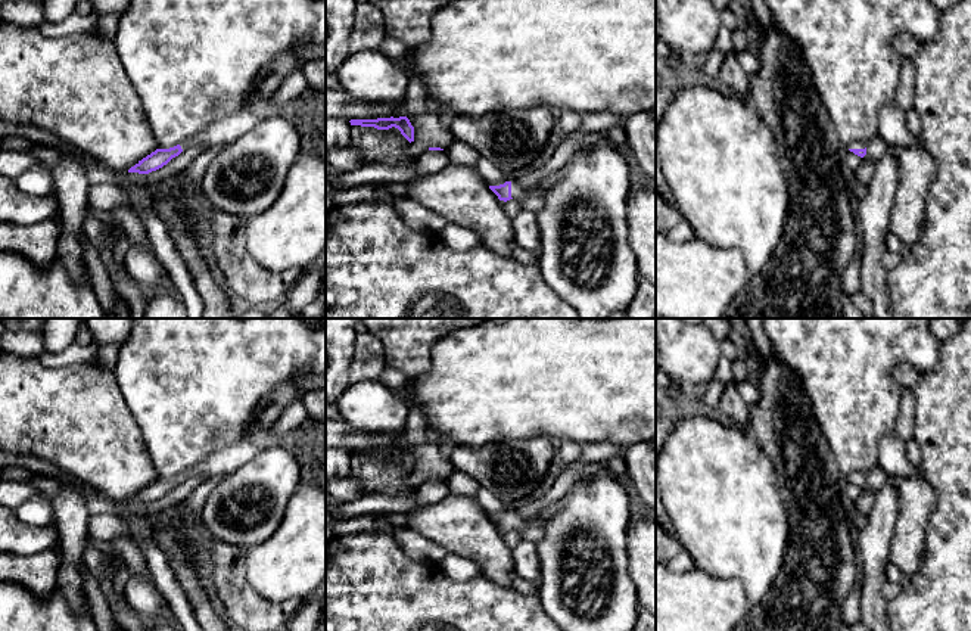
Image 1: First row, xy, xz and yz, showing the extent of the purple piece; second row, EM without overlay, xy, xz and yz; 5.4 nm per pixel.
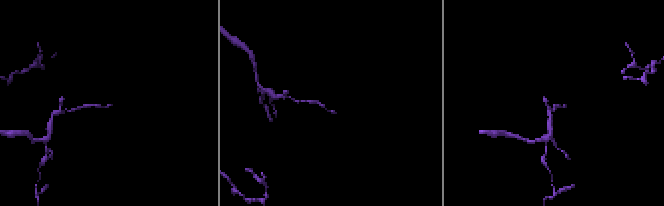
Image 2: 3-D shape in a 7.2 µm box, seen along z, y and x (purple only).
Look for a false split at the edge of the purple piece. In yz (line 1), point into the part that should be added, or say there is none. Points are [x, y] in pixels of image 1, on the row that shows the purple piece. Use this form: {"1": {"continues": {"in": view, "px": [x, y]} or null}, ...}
{"1": {"continues": {"in": "yz", "px": [856, 145]}}}

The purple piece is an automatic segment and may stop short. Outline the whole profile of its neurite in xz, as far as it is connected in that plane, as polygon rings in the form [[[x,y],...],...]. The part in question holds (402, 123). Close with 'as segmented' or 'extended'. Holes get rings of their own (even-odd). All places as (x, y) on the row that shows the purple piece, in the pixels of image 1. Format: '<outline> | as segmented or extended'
[[[407,116],[377,118],[377,119],[351,119],[351,125],[374,127],[377,130],[398,128],[401,134],[411,143],[414,142],[414,127]]] | as segmented

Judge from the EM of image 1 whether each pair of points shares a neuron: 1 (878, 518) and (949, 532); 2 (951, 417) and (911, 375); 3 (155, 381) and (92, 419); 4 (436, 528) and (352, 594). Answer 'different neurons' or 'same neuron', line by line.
1: different neurons
2: same neuron
3: different neurons
4: different neurons

